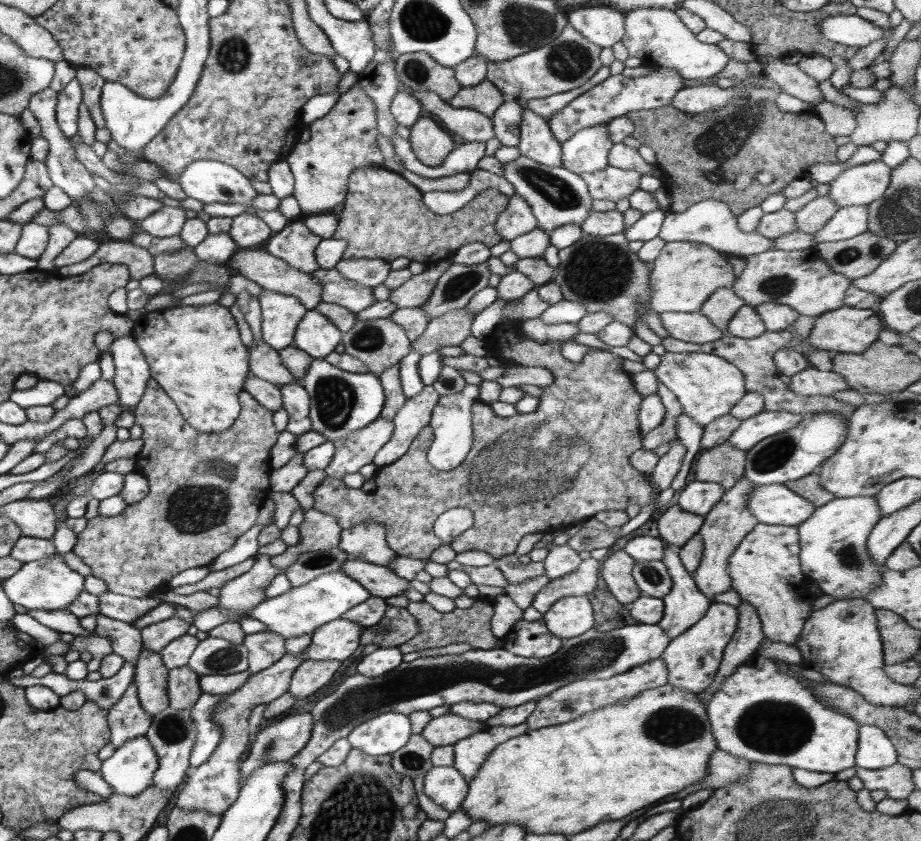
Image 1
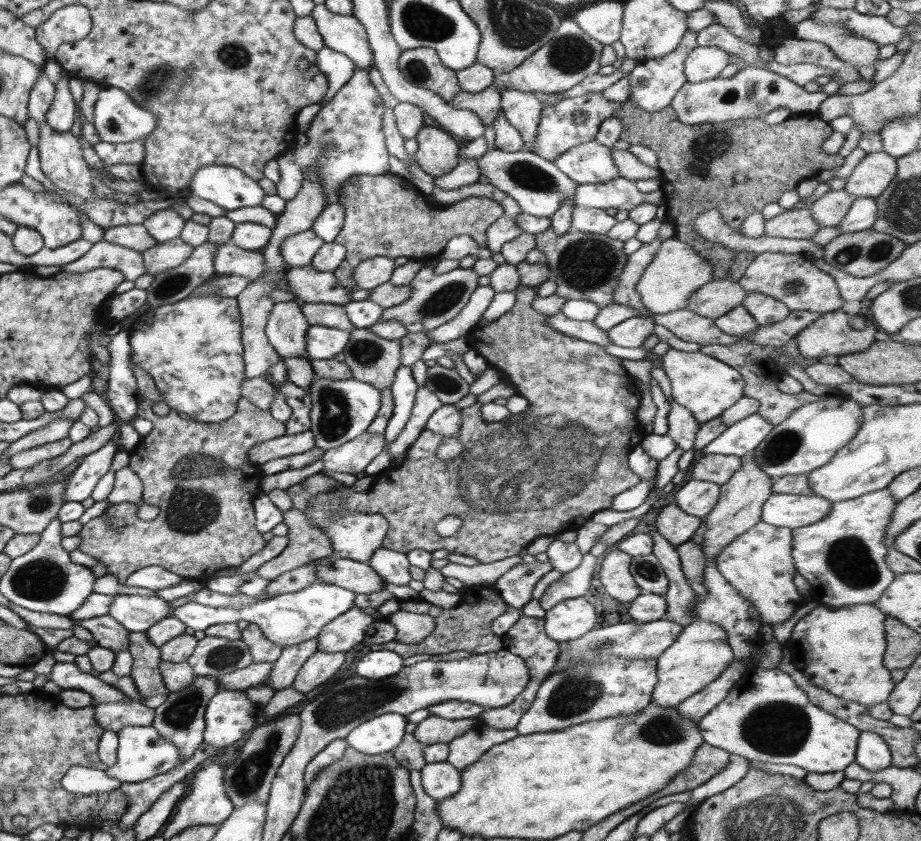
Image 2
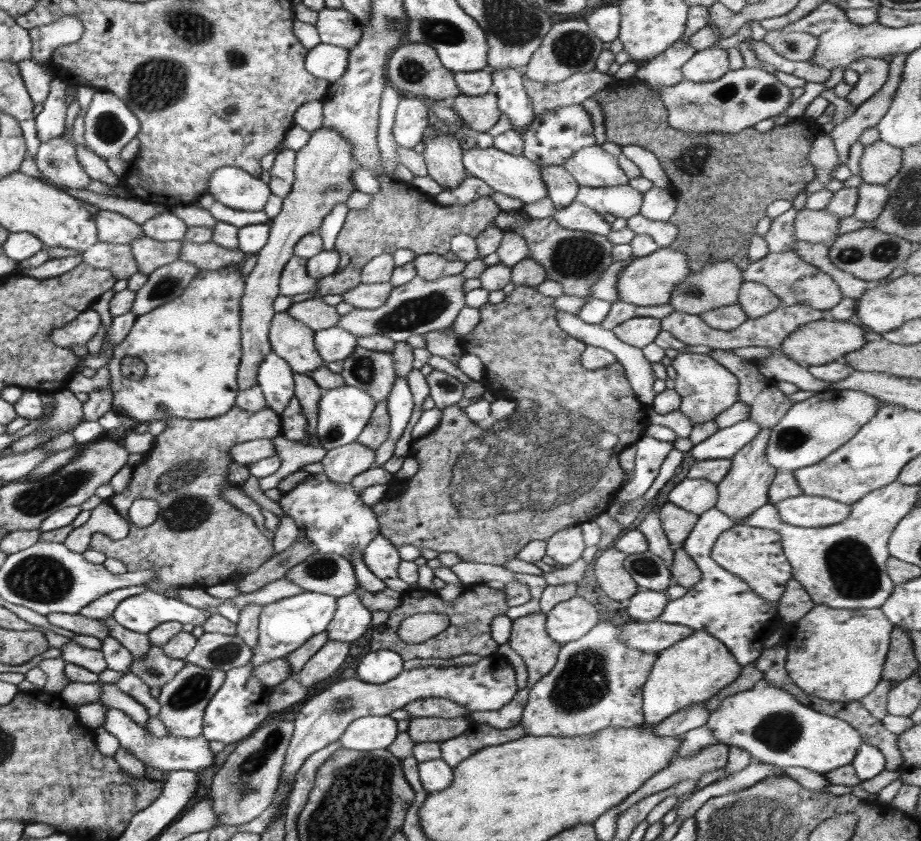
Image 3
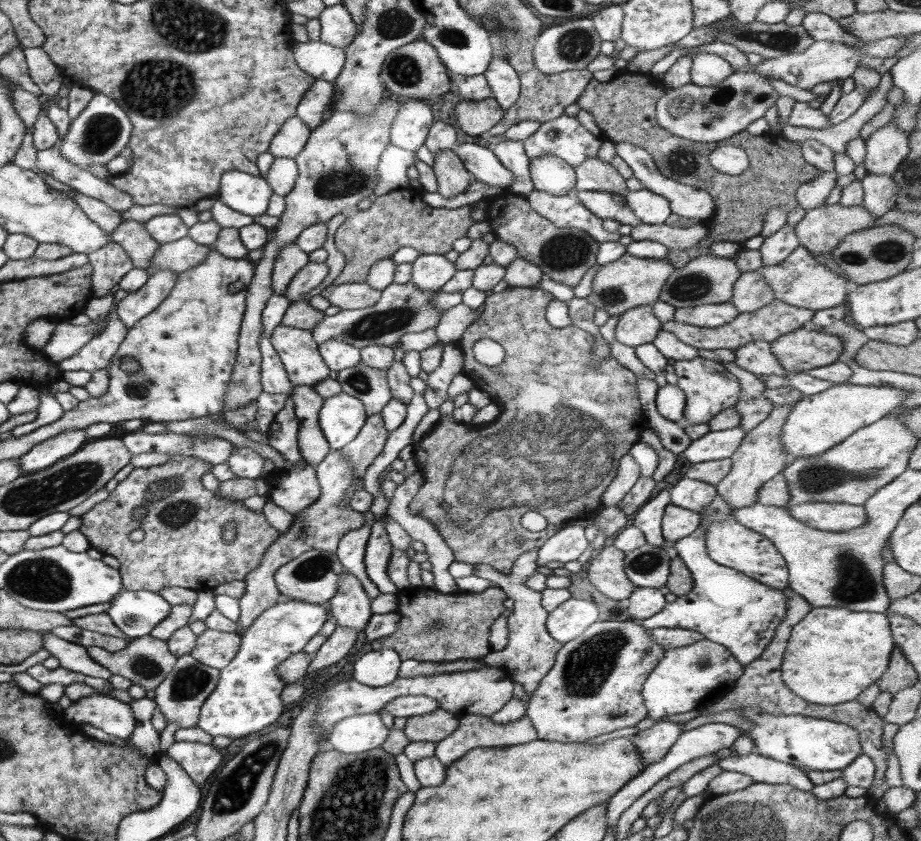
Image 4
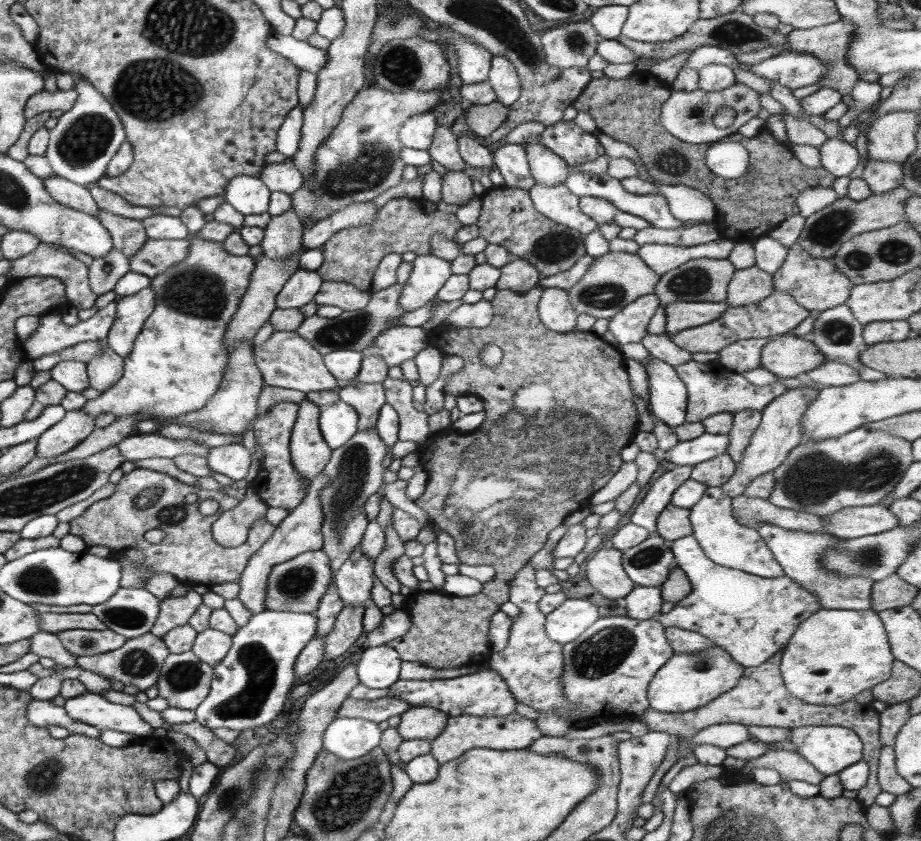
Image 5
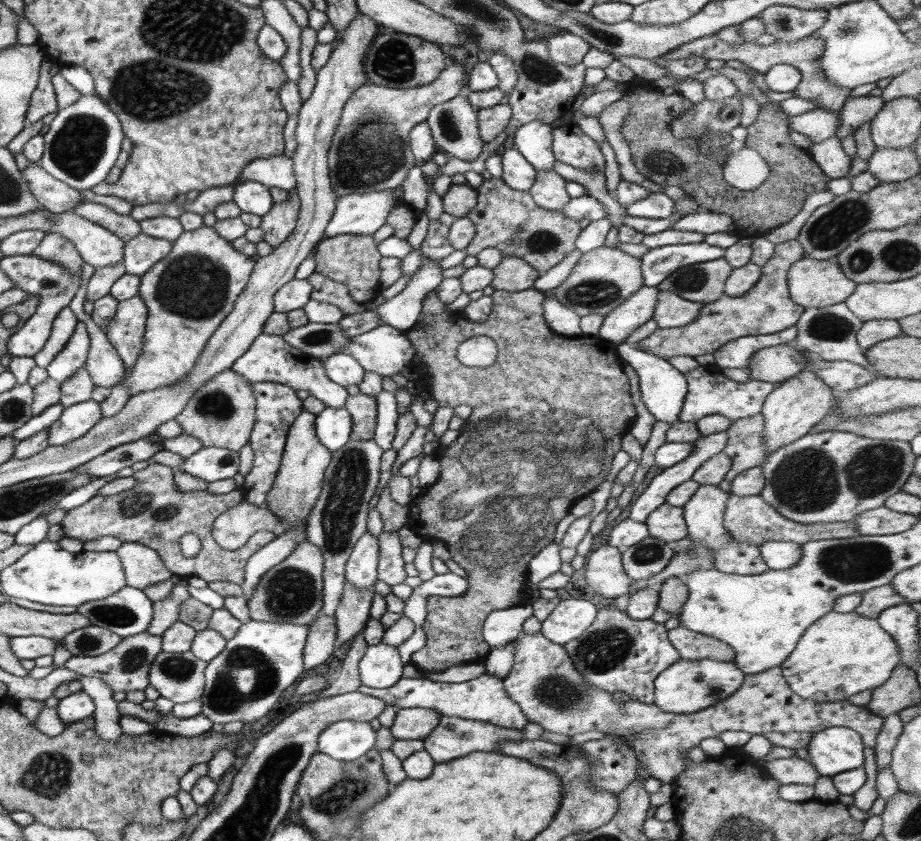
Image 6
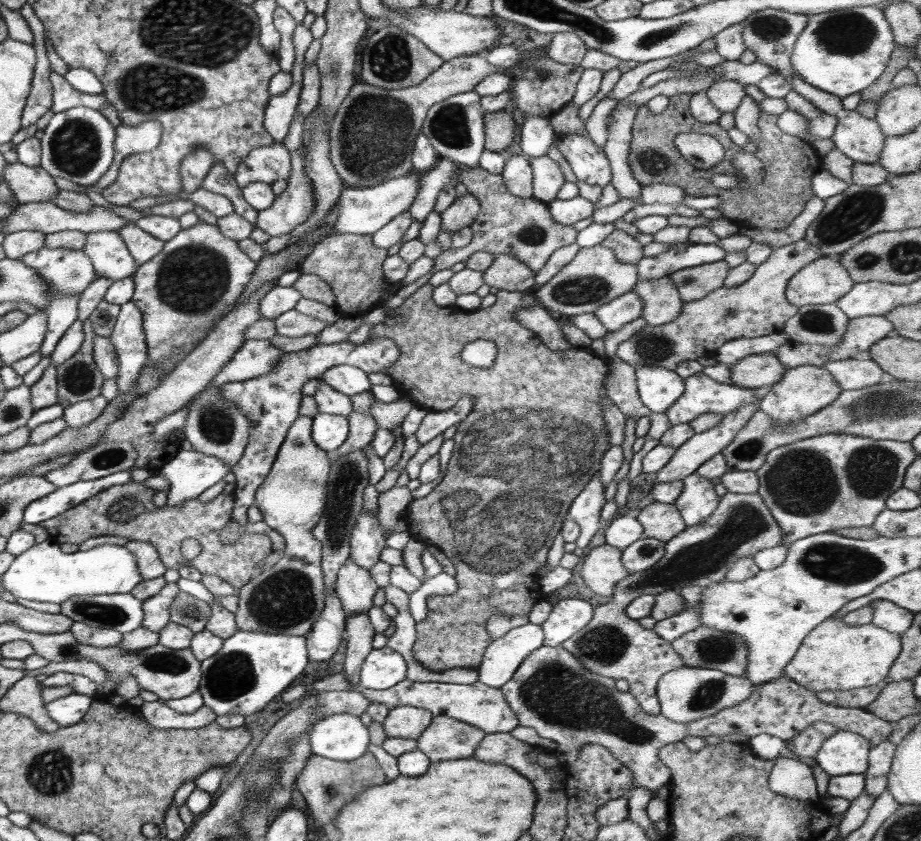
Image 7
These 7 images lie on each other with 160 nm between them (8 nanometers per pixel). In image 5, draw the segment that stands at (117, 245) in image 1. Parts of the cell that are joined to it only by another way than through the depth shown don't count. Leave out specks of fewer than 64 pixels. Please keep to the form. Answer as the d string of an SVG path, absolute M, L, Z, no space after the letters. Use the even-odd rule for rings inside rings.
M113 248L103 258L92 260L89 265L89 285L97 295L115 290L119 278L130 271L130 260L120 250Z

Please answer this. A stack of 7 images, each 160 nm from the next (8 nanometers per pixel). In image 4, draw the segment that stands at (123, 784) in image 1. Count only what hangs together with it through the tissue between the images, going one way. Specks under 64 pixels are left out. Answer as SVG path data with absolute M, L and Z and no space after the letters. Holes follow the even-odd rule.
M92 693L63 711L63 719L71 724L91 724L122 740L130 740L138 724L128 703L108 695ZM181 742L175 753L179 765L197 785L210 778L220 762L224 760L222 752L212 744Z

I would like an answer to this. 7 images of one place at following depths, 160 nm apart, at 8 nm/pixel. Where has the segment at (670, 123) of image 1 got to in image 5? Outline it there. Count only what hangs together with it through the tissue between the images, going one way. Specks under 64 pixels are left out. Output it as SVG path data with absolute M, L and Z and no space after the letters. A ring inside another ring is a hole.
M636 70L628 78L622 80L614 80L607 75L599 79L591 78L590 82L584 87L582 94L571 105L578 111L586 111L591 114L597 129L603 134L610 136L613 140L630 145L632 149L636 149L640 161L648 169L652 181L664 185L683 185L701 191L705 196L708 196L717 208L717 216L714 221L717 223L722 236L732 239L736 243L753 244L760 237L767 236L770 231L778 227L789 216L799 214L797 197L802 191L811 188L831 188L836 182L835 176L823 167L808 167L802 164L794 153L789 150L789 146L775 140L767 128L762 128L760 134L754 138L734 134L734 140L742 144L749 153L750 167L748 173L738 179L722 178L712 173L706 167L704 156L710 146L709 143L689 144L689 142L676 139L662 127L662 123L660 123L661 108L670 95L670 87L650 71Z

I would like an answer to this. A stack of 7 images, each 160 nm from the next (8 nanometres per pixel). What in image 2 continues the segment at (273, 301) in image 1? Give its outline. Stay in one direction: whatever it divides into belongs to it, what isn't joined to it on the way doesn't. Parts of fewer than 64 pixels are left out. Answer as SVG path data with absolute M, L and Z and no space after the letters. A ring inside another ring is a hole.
M278 302L270 311L265 331L269 343L282 359L297 356L311 360L305 337L309 325L300 302Z

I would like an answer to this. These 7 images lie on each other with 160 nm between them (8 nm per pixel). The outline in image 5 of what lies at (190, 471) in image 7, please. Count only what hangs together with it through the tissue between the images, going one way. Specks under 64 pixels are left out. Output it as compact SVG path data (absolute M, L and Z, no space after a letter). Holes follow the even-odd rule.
M242 443L211 448L207 454L208 468L233 480L244 479L252 462L252 455Z

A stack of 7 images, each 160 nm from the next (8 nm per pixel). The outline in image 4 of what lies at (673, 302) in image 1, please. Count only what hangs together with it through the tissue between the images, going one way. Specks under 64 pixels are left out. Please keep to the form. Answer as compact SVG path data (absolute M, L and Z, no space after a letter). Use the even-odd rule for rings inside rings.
M626 252L620 260L602 265L594 276L592 283L592 294L585 299L595 306L605 310L609 316L619 316L625 310L632 307L651 305L660 298L661 288L665 280L676 270L676 267L668 261L651 260L632 256Z

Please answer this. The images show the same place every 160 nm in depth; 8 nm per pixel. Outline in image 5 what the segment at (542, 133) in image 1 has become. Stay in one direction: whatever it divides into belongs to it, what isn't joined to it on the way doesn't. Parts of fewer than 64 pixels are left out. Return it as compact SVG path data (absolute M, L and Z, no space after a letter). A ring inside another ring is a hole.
M492 57L487 81L491 84L500 104L509 107L518 100L521 82L515 66L506 57Z

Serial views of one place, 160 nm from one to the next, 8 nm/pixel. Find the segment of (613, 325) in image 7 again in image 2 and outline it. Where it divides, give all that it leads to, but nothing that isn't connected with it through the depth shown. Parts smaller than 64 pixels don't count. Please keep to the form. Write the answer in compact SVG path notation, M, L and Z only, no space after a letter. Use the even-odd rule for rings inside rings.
M632 317L607 331L607 337L613 344L624 348L638 348L655 332L655 320L650 317Z

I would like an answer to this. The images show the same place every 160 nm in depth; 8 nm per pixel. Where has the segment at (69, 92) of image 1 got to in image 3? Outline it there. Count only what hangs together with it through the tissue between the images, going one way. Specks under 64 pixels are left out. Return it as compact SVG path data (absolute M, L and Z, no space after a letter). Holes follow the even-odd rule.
M58 77L50 82L50 92L43 102L42 111L35 117L35 126L38 139L41 142L56 137L63 137L66 132L66 88L69 84L62 82Z

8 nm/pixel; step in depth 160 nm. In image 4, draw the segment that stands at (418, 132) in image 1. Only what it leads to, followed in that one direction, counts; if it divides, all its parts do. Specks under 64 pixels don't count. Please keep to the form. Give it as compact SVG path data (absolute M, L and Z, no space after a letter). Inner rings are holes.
M450 150L440 151L434 156L432 167L437 180L437 192L444 198L456 197L471 184L471 175L464 168L462 160Z

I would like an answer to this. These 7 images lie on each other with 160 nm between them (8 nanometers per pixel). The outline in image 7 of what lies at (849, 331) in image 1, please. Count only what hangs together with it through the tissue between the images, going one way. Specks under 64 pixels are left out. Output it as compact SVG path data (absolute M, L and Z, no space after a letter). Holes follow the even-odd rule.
M774 352L751 354L730 366L731 384L740 388L772 386L786 370Z

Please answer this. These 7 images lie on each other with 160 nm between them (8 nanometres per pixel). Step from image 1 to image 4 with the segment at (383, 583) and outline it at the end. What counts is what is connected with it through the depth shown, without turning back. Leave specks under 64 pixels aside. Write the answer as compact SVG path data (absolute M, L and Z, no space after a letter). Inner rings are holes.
M312 549L280 566L274 580L280 594L288 597L287 600L325 605L336 594L338 579L344 570L336 553Z

